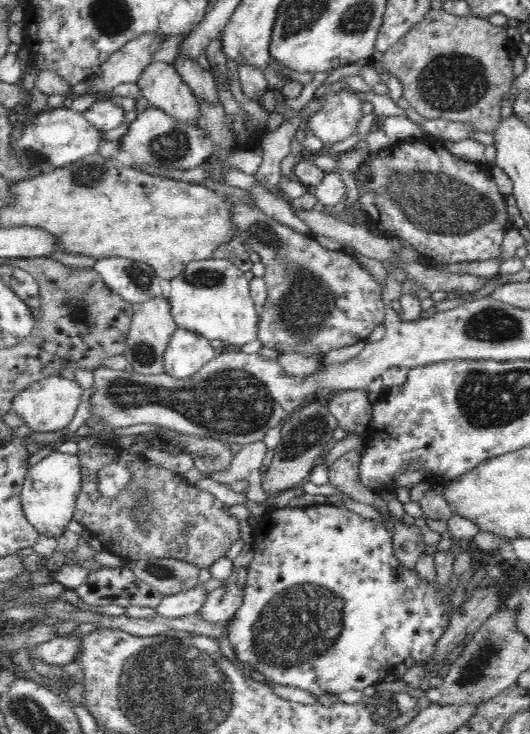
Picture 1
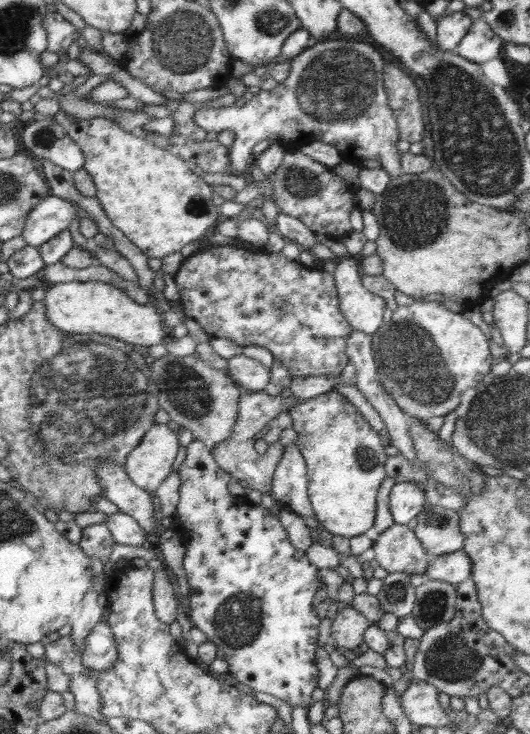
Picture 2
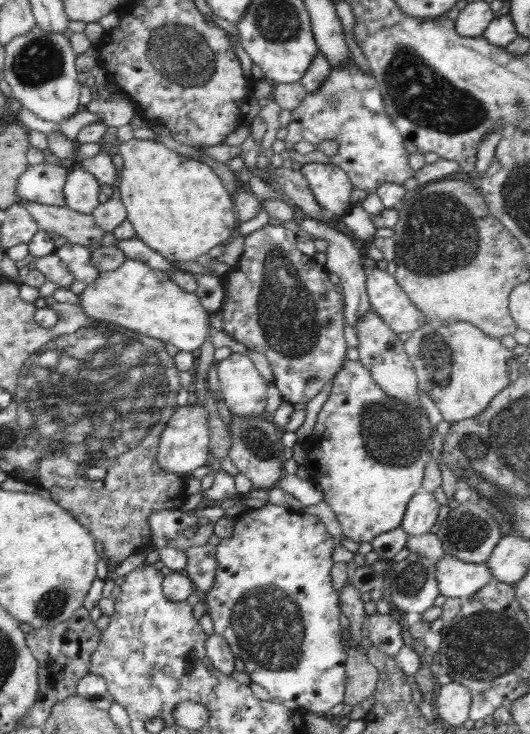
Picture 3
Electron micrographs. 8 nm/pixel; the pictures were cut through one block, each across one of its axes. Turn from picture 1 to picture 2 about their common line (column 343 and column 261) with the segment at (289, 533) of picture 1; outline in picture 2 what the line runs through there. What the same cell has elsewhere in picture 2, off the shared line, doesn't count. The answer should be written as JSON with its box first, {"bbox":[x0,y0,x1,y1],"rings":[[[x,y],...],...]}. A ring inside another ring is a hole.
{"bbox":[175,440,326,708],"rings":[[[193,440],[187,447],[186,458],[181,463],[180,479],[182,479],[182,486],[180,486],[180,498],[176,504],[175,514],[179,520],[179,527],[184,528],[182,536],[188,536],[186,541],[186,554],[183,558],[183,568],[186,572],[188,586],[186,591],[190,597],[190,619],[193,628],[202,631],[209,642],[212,642],[224,654],[224,658],[229,665],[229,674],[234,677],[236,681],[243,683],[254,691],[266,692],[272,694],[274,698],[280,698],[284,702],[288,702],[290,706],[302,706],[304,708],[313,708],[312,692],[318,688],[319,671],[316,667],[315,660],[316,651],[318,650],[319,626],[321,619],[318,617],[313,606],[314,594],[321,592],[326,588],[326,584],[319,579],[319,569],[310,563],[306,552],[298,552],[296,548],[288,539],[288,532],[286,528],[280,523],[278,515],[275,515],[271,509],[267,508],[240,508],[240,504],[236,504],[236,496],[232,496],[228,491],[228,482],[232,476],[224,472],[216,462],[214,456],[204,443],[200,440]]]}

